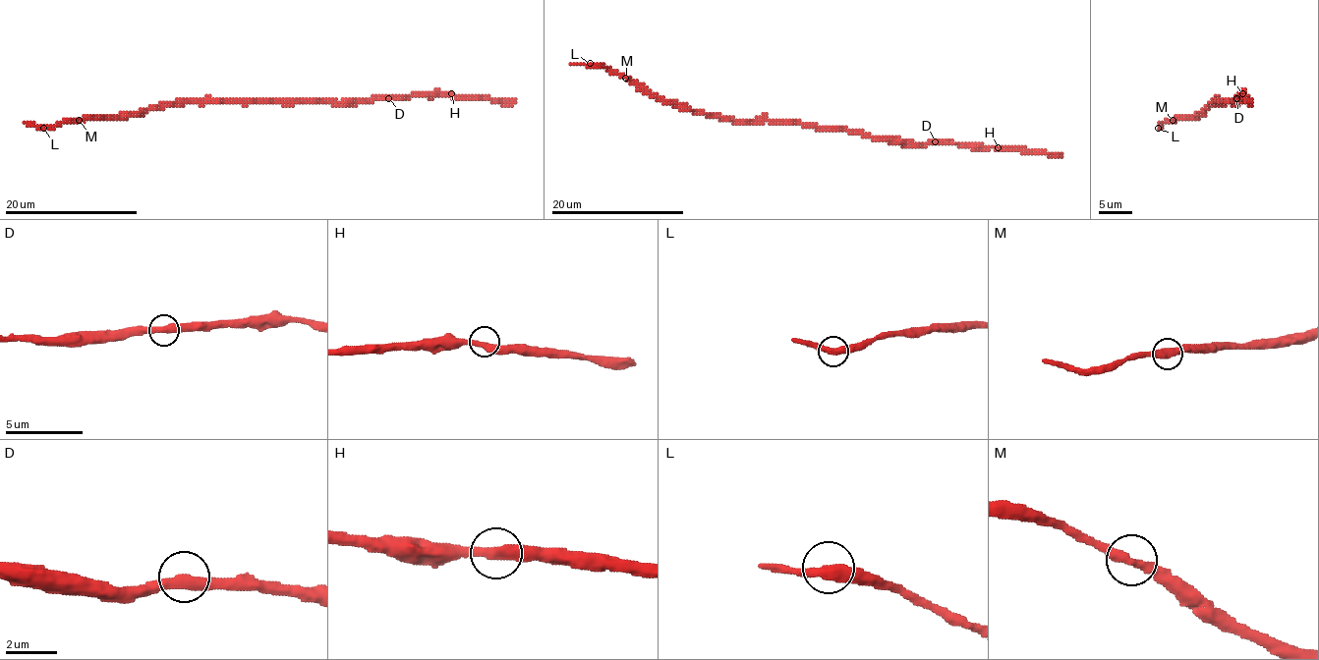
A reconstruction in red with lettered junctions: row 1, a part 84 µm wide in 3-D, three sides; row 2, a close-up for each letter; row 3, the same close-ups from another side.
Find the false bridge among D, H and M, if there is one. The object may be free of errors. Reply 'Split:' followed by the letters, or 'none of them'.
Split: M

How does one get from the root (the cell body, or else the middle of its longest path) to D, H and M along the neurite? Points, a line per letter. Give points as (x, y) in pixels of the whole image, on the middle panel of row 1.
D: (809, 126), (841, 126), (860, 130), (872, 137), (898, 137), (916, 144), (932, 144), (935, 141)
H: (809, 126), (841, 126), (860, 130), (872, 137), (898, 137), (916, 144), (998, 147)
M: (809, 126), (767, 121), (725, 121), (699, 115), (650, 96), (626, 78)

